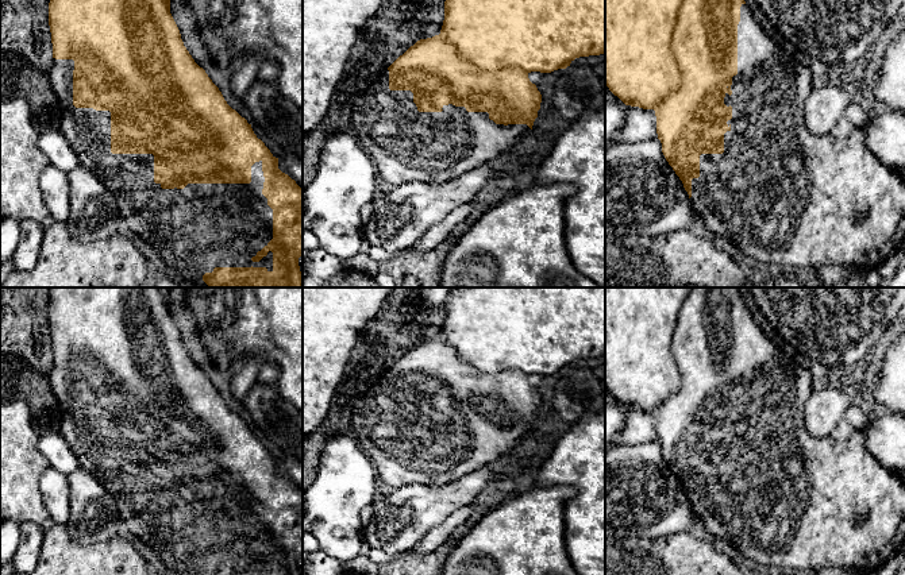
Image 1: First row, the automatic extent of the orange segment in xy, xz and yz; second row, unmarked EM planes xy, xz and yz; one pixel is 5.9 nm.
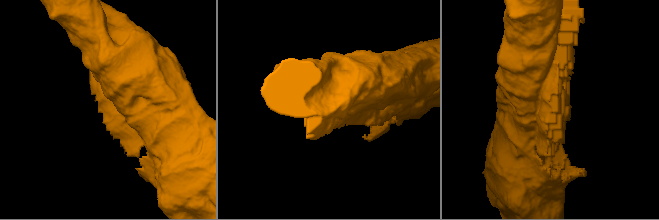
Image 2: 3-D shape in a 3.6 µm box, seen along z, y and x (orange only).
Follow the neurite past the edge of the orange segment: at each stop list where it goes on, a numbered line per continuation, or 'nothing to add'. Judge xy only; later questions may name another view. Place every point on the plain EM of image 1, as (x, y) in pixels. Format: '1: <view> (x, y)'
1: xy (204, 528)

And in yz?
1: yz (788, 502)

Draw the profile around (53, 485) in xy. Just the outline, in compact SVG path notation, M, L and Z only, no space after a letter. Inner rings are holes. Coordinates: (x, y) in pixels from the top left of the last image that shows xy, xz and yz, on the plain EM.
M49 467L39 479L39 490L43 495L49 517L55 524L65 525L69 518L69 483L68 476Z

